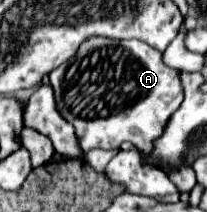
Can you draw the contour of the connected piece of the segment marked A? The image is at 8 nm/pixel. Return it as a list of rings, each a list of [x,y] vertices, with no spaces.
[[[108,37],[86,39],[70,61],[62,63],[58,69],[50,73],[50,85],[54,89],[58,111],[76,129],[76,139],[82,149],[80,157],[84,157],[90,149],[118,149],[124,141],[130,141],[140,151],[148,153],[152,141],[162,135],[166,121],[184,99],[178,71],[166,67],[162,63],[162,53],[138,39],[128,41],[116,41]]]

